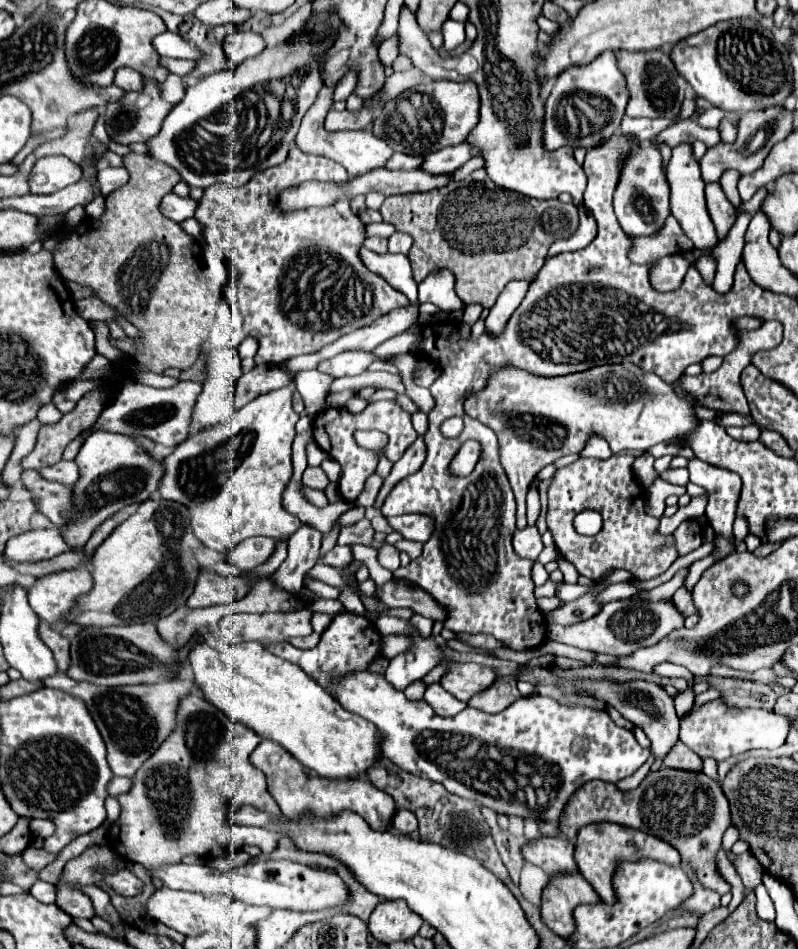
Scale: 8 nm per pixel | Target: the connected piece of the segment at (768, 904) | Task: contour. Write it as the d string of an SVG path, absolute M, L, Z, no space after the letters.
M756 886L756 898L758 898L758 912L764 920L774 920L774 904L766 892L766 888L760 888Z

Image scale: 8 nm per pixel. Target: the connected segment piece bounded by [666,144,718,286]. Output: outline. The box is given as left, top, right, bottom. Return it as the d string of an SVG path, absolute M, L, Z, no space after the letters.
M680 144L672 150L672 158L670 164L666 168L666 178L672 190L672 198L670 198L670 206L672 206L672 216L680 222L682 230L690 236L690 240L694 242L694 246L700 250L700 258L696 260L696 270L700 272L704 284L712 284L714 274L716 274L716 258L714 258L714 248L718 246L718 236L714 230L714 224L708 216L706 210L706 200L704 200L704 180L700 176L700 166L692 156L692 146L690 144Z

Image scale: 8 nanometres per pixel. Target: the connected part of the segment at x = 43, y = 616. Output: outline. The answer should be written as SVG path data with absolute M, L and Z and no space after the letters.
M84 560L78 568L60 570L36 578L28 588L28 602L40 620L66 624L66 612L76 606L76 598L92 588L92 576Z

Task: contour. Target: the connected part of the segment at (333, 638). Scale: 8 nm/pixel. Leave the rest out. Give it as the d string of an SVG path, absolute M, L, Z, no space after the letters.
M340 612L332 618L330 626L324 630L320 644L316 648L300 650L300 648L294 648L292 644L274 644L268 650L272 650L276 656L280 656L292 664L298 664L312 680L316 680L324 688L324 684L330 684L332 680L336 680L336 676L344 676L344 672L366 670L368 664L380 654L382 640L380 640L380 634L376 632L374 624L366 616Z

